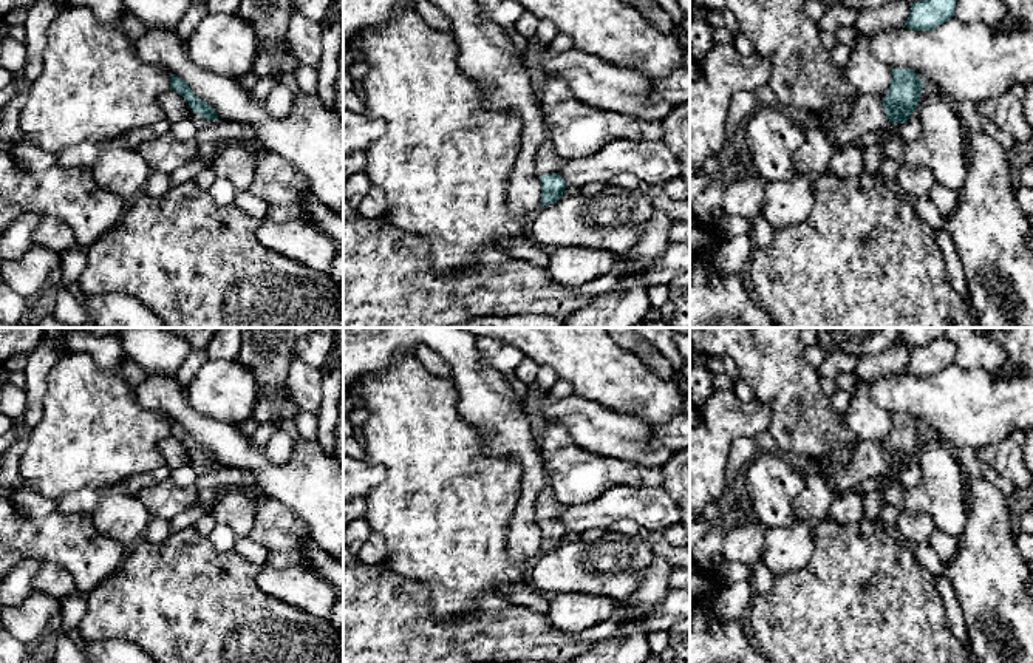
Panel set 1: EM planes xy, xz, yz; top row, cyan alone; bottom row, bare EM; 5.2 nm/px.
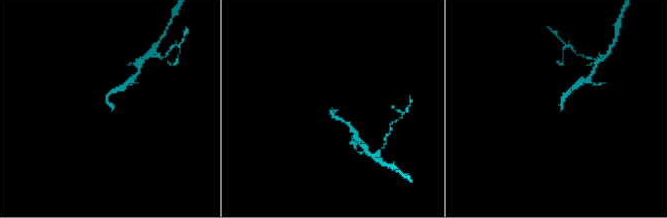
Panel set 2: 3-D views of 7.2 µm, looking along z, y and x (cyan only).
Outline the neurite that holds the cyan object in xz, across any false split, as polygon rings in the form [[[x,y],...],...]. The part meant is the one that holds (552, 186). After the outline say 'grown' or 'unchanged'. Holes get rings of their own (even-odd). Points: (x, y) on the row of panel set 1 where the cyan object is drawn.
[[[547,139],[535,153],[534,165],[541,182],[541,207],[547,207],[563,196],[566,181],[557,173],[563,161]]]; grown

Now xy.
[[[172,74],[170,90],[176,91],[178,94],[187,99],[192,108],[190,119],[193,121],[196,128],[203,128],[204,125],[218,121],[215,108],[207,102],[198,99],[192,88],[179,76]]]; grown

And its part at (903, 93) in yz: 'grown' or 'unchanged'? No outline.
grown

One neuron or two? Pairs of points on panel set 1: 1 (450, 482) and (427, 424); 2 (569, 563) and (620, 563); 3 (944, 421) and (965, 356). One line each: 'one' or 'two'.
1: one
2: one
3: two

